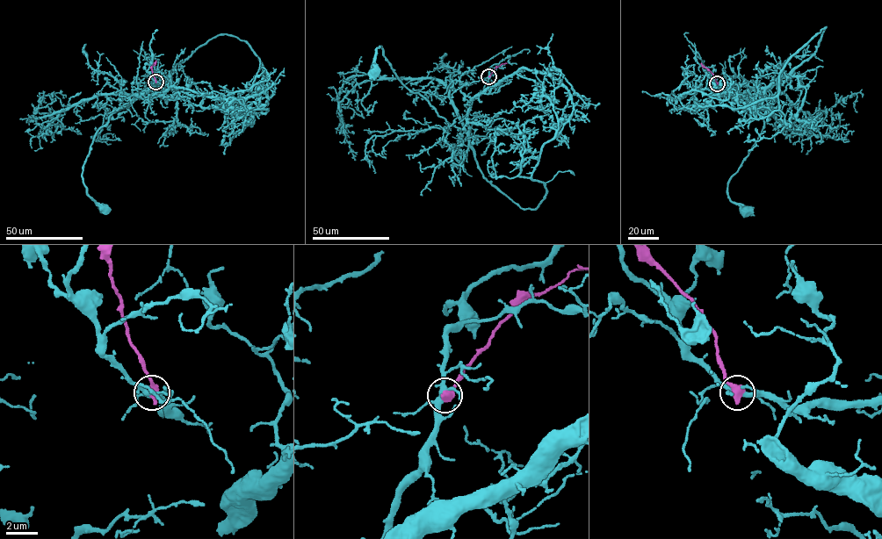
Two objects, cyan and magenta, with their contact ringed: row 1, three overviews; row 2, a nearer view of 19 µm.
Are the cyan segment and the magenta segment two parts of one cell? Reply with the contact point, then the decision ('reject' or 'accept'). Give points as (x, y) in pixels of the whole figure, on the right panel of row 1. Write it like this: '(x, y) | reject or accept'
(717, 83) | reject

